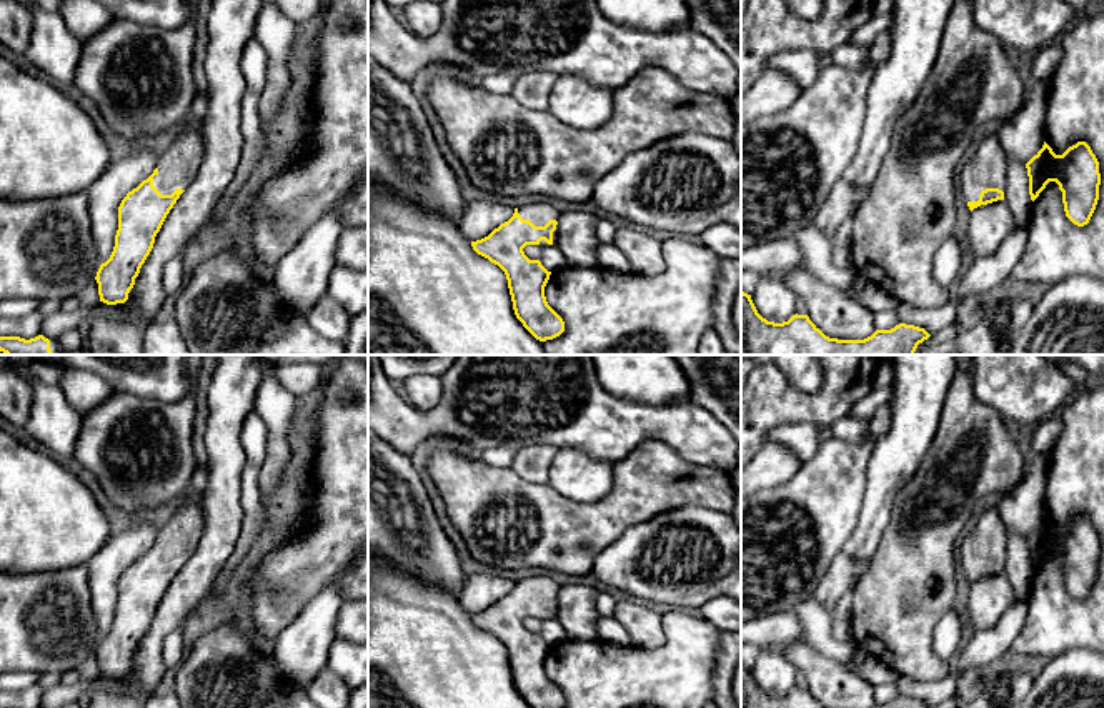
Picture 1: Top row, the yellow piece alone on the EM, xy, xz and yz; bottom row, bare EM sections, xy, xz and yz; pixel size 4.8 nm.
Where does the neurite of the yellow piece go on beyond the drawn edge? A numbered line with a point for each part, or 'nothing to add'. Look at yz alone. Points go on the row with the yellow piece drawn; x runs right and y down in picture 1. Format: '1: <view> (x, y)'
1: yz (986, 169)

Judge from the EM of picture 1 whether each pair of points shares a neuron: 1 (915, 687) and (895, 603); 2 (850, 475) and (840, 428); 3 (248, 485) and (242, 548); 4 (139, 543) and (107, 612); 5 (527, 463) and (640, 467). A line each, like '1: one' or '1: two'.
1: two
2: two
3: one
4: one
5: two

